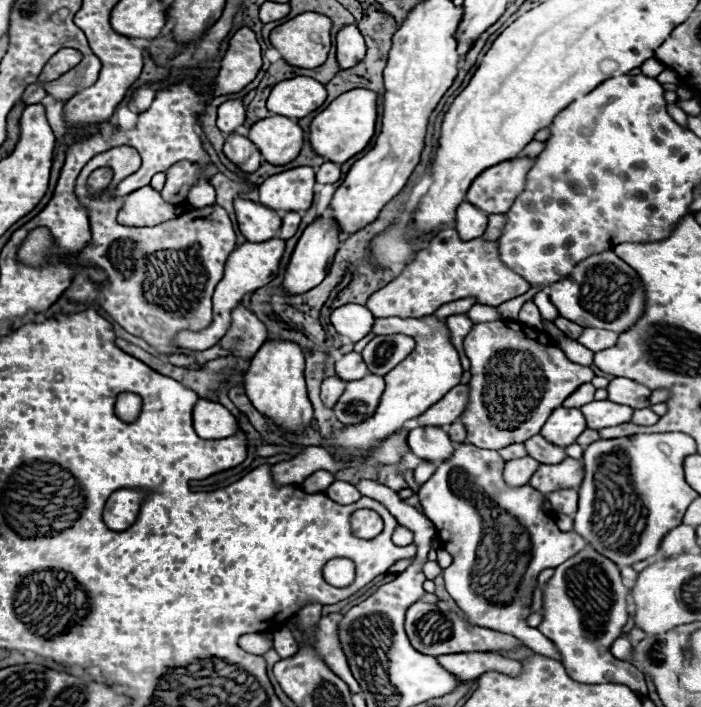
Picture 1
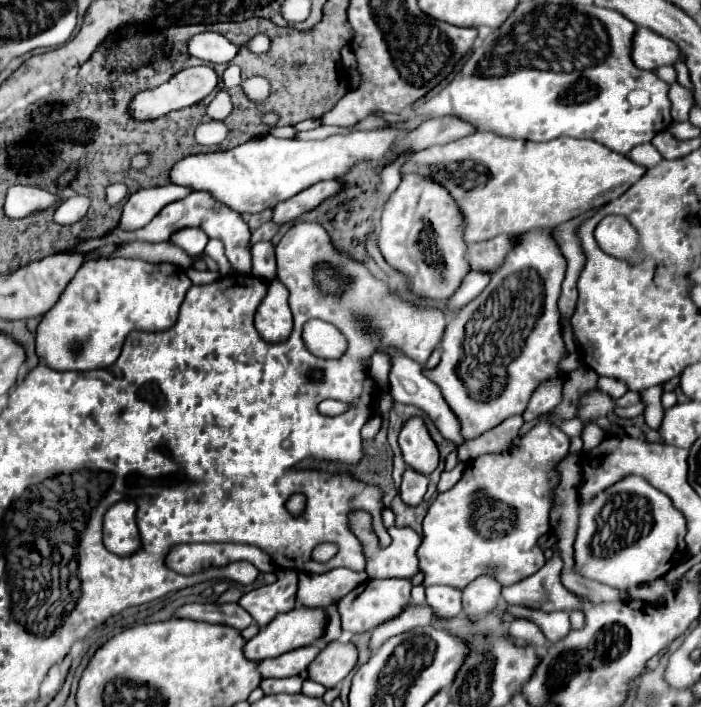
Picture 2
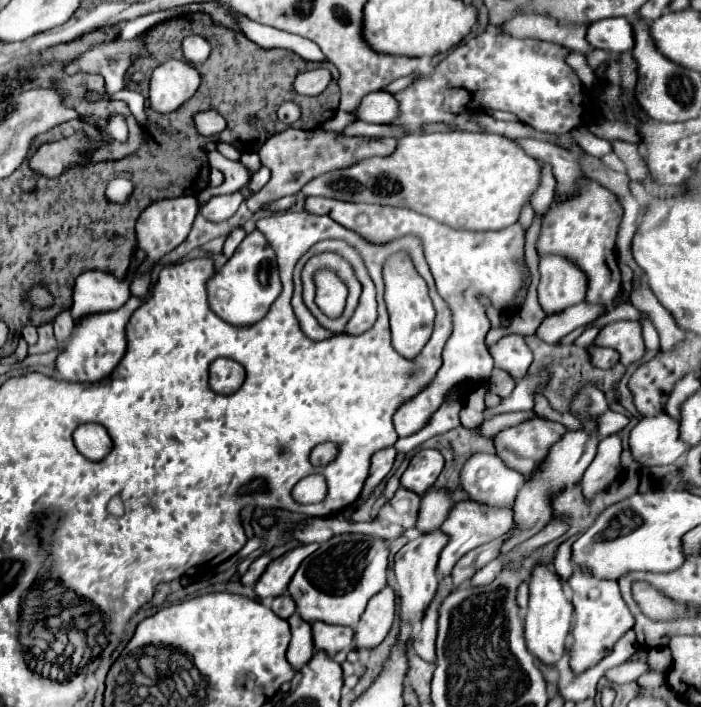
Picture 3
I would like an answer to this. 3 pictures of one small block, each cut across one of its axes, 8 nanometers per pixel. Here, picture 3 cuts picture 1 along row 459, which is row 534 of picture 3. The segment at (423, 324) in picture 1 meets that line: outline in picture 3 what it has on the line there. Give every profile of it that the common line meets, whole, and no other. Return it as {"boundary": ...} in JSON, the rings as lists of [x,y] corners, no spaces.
{"boundary":[[[338,534],[326,540],[300,564],[288,586],[298,614],[306,622],[322,620],[328,624],[356,626],[368,600],[386,586],[388,554],[388,544],[382,538],[364,534]]]}

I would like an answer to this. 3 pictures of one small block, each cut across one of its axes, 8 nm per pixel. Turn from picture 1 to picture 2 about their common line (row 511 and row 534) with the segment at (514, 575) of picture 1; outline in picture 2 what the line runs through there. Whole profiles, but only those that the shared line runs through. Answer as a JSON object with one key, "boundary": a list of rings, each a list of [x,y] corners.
{"boundary":[[[542,422],[528,430],[512,452],[496,456],[488,454],[472,460],[466,466],[460,482],[454,488],[438,494],[424,518],[422,544],[418,548],[420,570],[424,572],[424,586],[444,584],[464,588],[480,574],[496,574],[496,580],[500,584],[510,586],[536,574],[546,564],[544,554],[536,546],[536,542],[542,534],[550,532],[548,512],[552,508],[554,486],[558,482],[554,464],[566,454],[568,436],[556,426]]]}

